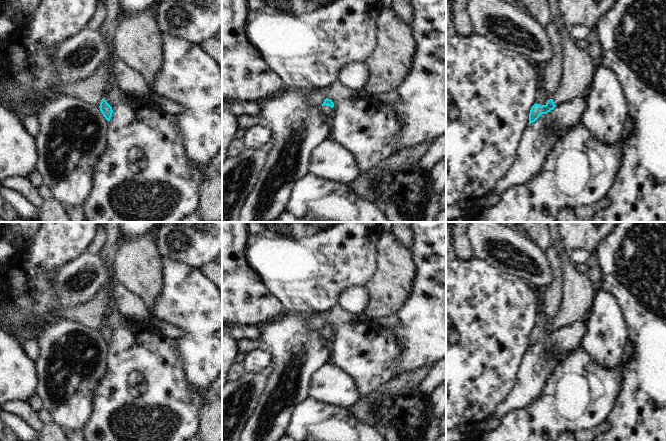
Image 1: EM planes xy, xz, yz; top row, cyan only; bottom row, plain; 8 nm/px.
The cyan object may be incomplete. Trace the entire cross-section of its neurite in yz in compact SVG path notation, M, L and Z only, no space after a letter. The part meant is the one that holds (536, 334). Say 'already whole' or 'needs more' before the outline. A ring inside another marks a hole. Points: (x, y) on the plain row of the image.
already whole | M553 323L547 324L547 327L545 329L540 330L539 328L535 327L530 334L529 337L529 347L531 348L535 346L540 339L547 338L551 334L553 334L556 331L556 329L553 326Z

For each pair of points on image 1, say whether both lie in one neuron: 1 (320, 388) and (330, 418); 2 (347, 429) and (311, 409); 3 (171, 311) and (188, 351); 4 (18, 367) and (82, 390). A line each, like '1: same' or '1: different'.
1: different
2: same
3: same
4: different

